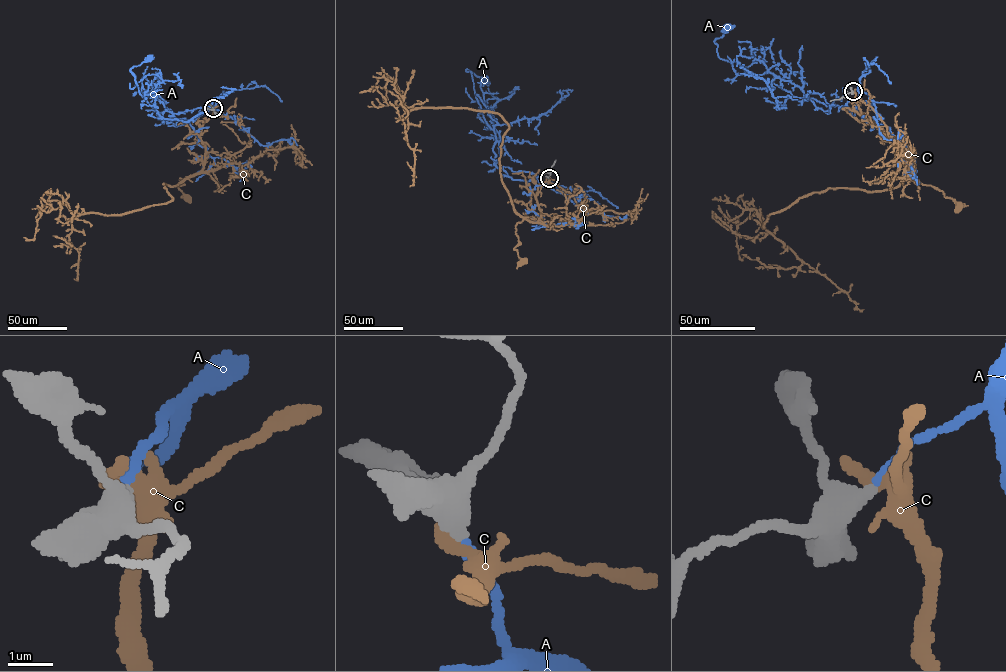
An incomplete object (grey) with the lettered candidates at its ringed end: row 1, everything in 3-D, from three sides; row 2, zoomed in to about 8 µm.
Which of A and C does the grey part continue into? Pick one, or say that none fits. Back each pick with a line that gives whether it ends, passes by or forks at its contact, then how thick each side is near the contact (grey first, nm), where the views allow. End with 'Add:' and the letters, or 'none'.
A: It ends there. Thickness 360 nm (grey) against 220 nm
Add: A

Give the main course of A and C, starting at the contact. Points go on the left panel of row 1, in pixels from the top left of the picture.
A: (213, 108), (176, 126), (171, 120), (158, 119), (160, 113), (140, 94), (130, 70), (150, 58)
C: (212, 108), (201, 131), (204, 167), (179, 178), (182, 183), (178, 188), (187, 198)

